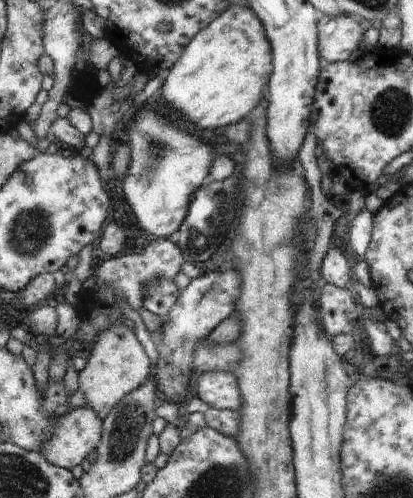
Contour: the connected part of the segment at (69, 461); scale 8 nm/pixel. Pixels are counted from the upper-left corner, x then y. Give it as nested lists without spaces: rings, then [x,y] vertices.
[[[88,406],[72,409],[57,421],[53,436],[40,454],[53,465],[69,471],[82,464],[101,441],[103,420]]]

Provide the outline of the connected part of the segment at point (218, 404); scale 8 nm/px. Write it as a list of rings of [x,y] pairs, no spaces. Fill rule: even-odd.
[[[209,371],[201,375],[200,378],[197,378],[195,382],[200,392],[200,400],[221,411],[228,408],[230,408],[230,410],[240,410],[240,406],[242,406],[242,396],[240,396],[238,380],[236,380],[234,374]]]

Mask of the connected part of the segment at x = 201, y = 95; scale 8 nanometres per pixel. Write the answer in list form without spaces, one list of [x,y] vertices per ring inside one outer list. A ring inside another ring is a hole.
[[[229,5],[205,29],[202,29],[184,49],[182,56],[164,75],[162,98],[186,114],[198,128],[220,128],[246,119],[267,96],[272,72],[272,49],[262,21],[246,5]]]

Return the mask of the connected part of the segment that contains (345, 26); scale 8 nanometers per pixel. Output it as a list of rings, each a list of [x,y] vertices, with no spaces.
[[[353,15],[323,16],[317,22],[319,56],[322,61],[348,61],[350,54],[361,48],[364,29]]]

